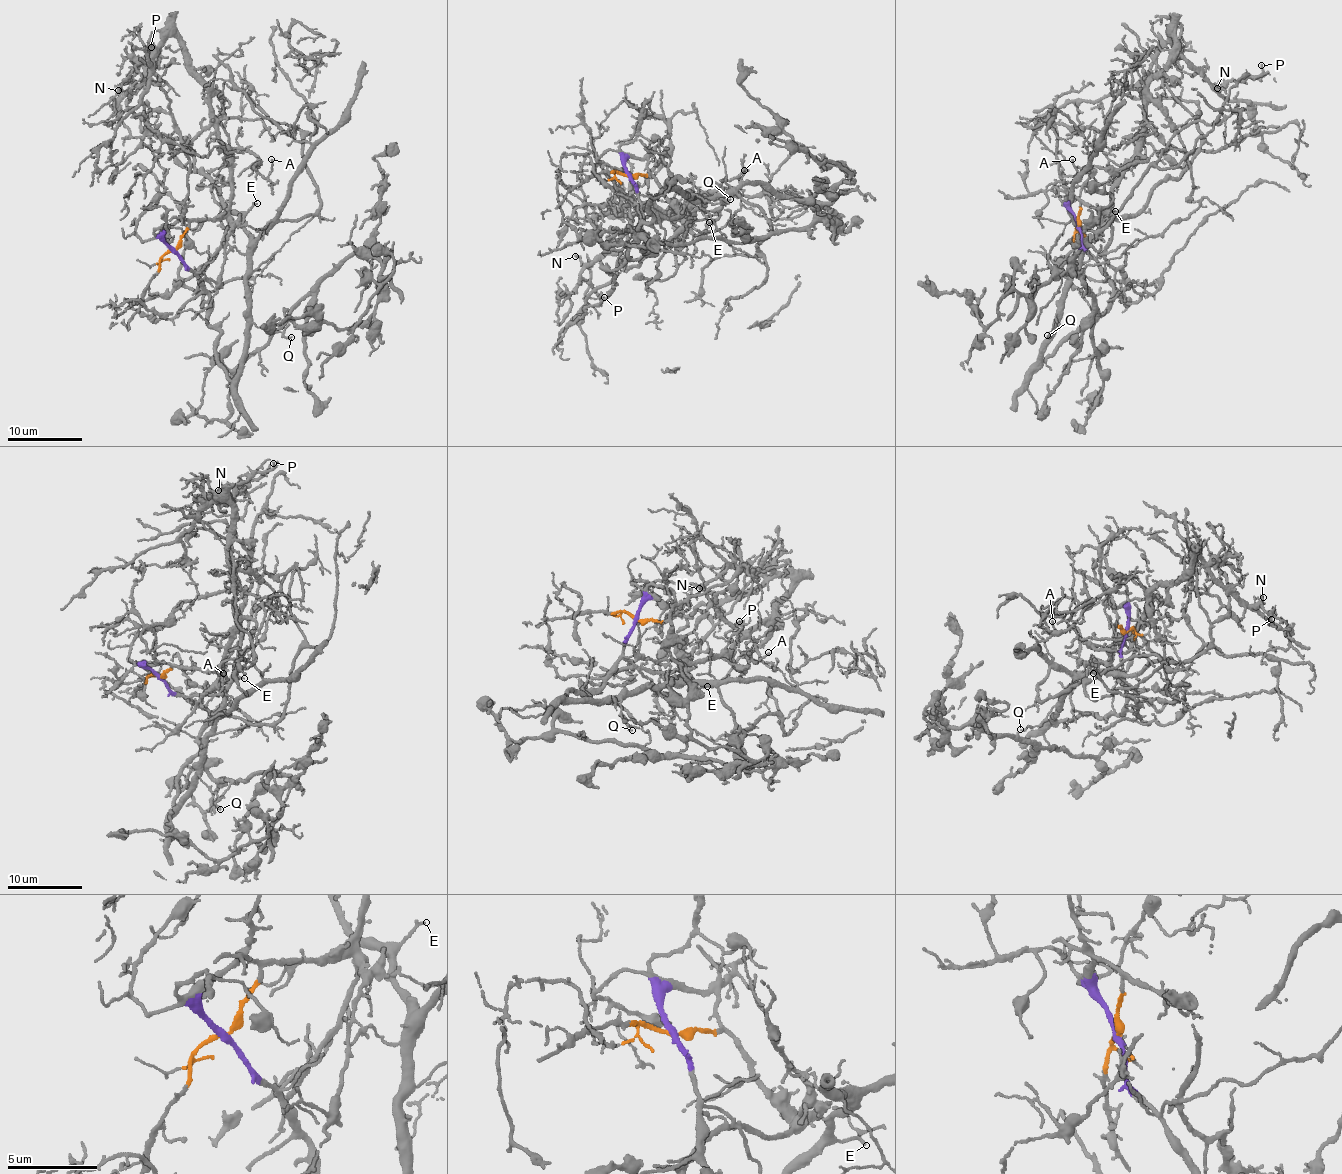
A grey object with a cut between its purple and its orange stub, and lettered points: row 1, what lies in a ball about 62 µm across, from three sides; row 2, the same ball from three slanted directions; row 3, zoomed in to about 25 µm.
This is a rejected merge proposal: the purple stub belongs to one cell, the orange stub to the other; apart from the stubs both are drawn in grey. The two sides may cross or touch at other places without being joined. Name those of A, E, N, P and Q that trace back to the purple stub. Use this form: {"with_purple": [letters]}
{"with_purple": ["E", "Q"]}

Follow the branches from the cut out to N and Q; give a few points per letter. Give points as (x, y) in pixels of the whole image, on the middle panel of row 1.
N: (628, 177), (651, 176), (692, 214), (681, 218), (676, 206), (657, 217), (647, 207), (593, 260), (574, 255)
Q: (628, 177), (640, 234), (652, 219), (647, 203), (663, 191), (730, 200)

